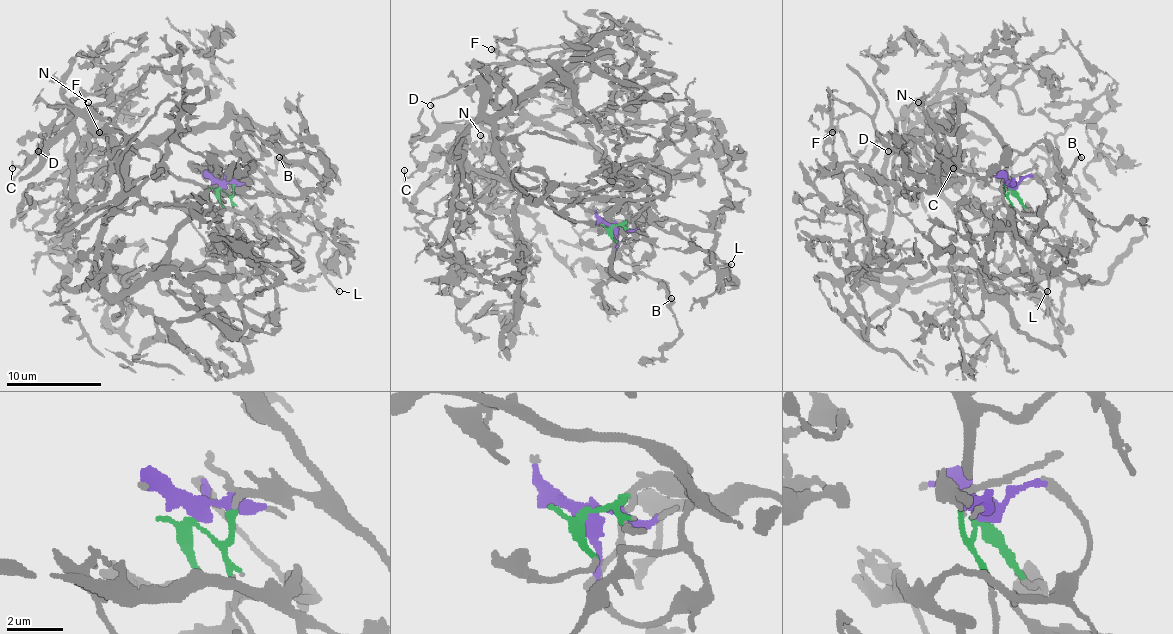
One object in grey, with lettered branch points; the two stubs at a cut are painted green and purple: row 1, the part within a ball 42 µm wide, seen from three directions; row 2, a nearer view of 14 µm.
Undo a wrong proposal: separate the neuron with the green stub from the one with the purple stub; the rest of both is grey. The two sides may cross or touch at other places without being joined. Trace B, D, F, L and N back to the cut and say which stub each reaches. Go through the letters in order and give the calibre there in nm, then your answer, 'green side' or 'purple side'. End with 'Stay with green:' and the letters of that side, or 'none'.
B: calibre 280 nm; green side
D: calibre 170 nm; purple side
F: calibre 400 nm; green side
L: calibre 170 nm; green side
N: calibre 150 nm; purple side
Stay with green: B, F, L

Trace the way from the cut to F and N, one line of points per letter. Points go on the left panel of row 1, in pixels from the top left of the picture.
F: (220, 188), (263, 176), (232, 111), (146, 138), (127, 157), (132, 183), (153, 164), (98, 133)
N: (220, 185), (225, 176), (261, 214), (256, 207), (87, 209), (75, 195), (72, 152), (91, 130), (89, 102)

